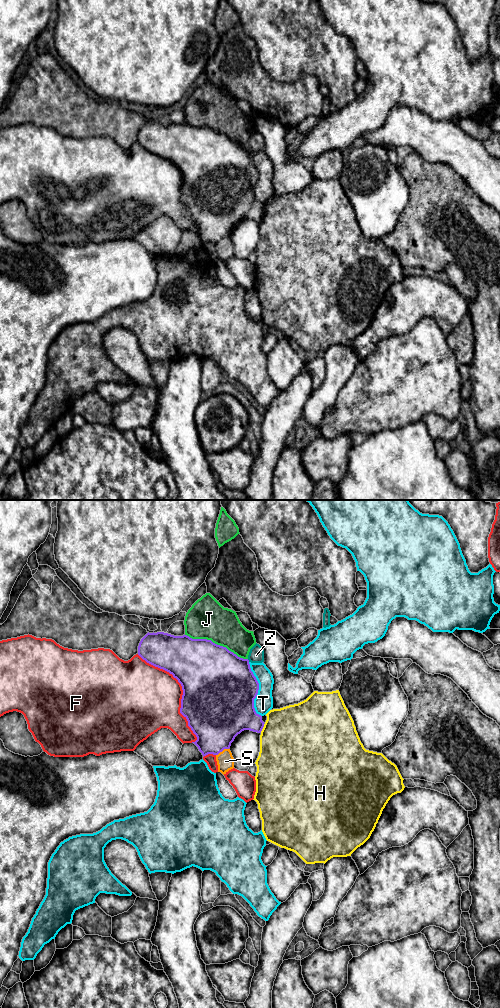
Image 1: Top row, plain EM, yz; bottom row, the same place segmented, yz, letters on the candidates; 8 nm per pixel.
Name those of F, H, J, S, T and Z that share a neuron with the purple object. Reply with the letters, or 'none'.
none

